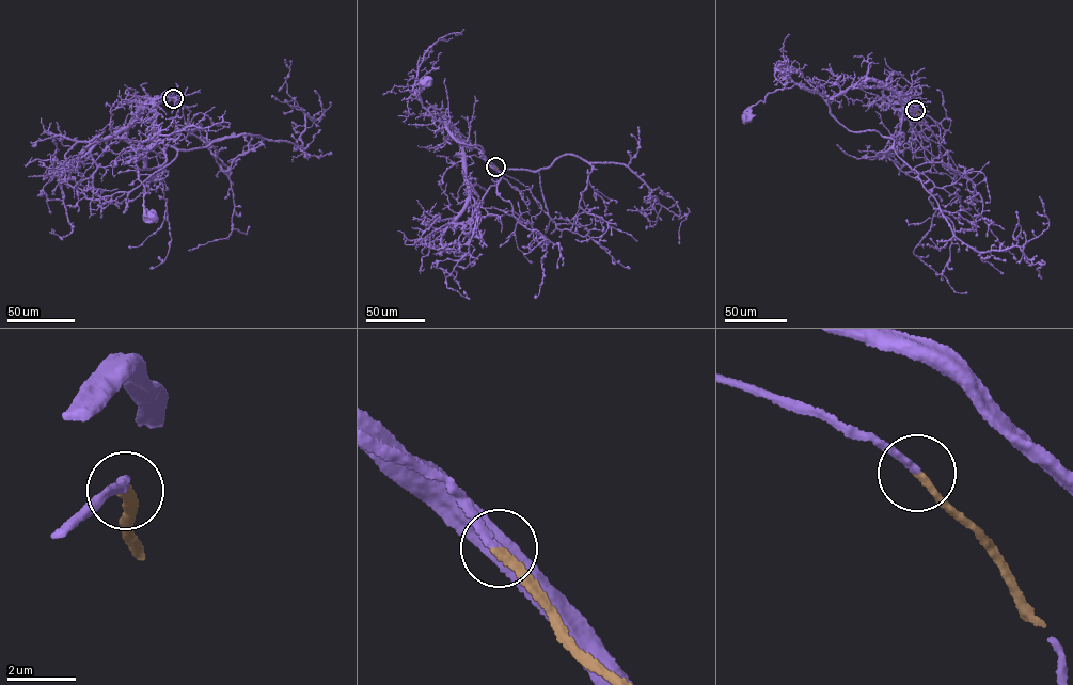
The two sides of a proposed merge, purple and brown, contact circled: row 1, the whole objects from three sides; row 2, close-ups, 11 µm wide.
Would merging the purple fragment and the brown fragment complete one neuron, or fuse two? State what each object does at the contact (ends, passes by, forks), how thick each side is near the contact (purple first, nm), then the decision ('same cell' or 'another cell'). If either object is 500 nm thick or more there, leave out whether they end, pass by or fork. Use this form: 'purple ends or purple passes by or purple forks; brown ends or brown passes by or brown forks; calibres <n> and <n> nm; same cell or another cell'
purple ends; brown ends; calibres 220 and 240 nm; same cell

